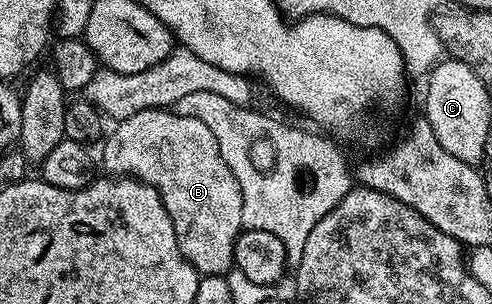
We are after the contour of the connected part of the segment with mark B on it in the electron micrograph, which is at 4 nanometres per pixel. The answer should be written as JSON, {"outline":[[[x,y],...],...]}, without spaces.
{"outline":[[[147,108],[138,114],[130,114],[130,118],[119,121],[115,125],[116,129],[108,136],[108,141],[104,144],[104,168],[105,173],[116,178],[131,178],[140,180],[144,184],[154,186],[166,206],[166,214],[170,214],[170,222],[174,222],[174,234],[178,238],[178,246],[182,254],[196,268],[201,276],[224,276],[234,268],[234,246],[240,236],[244,223],[242,222],[242,190],[238,186],[238,178],[230,174],[230,166],[222,159],[222,150],[218,150],[218,142],[214,142],[214,134],[206,126],[206,122],[198,122],[198,118],[186,118],[174,110],[167,108]]]}

